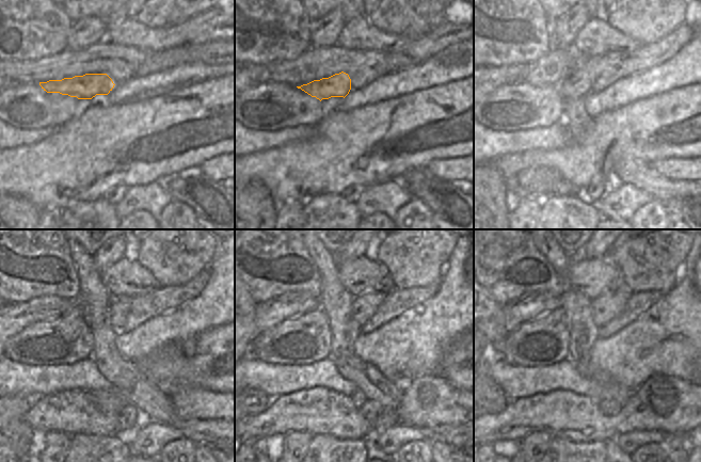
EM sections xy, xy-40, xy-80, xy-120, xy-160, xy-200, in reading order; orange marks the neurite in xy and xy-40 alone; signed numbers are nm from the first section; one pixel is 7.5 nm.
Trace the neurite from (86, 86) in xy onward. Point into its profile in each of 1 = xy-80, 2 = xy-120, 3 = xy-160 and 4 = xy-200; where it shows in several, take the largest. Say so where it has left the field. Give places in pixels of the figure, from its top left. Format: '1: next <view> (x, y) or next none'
1: next xy-80 (576, 85)
2: next xy-120 (118, 311)
3: next xy-160 (363, 307)
4: next xy-200 (609, 304)

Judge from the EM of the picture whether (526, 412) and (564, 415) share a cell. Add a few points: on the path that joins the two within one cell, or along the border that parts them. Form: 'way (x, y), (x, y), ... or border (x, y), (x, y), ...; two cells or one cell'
way (536, 412), (555, 412); one cell

